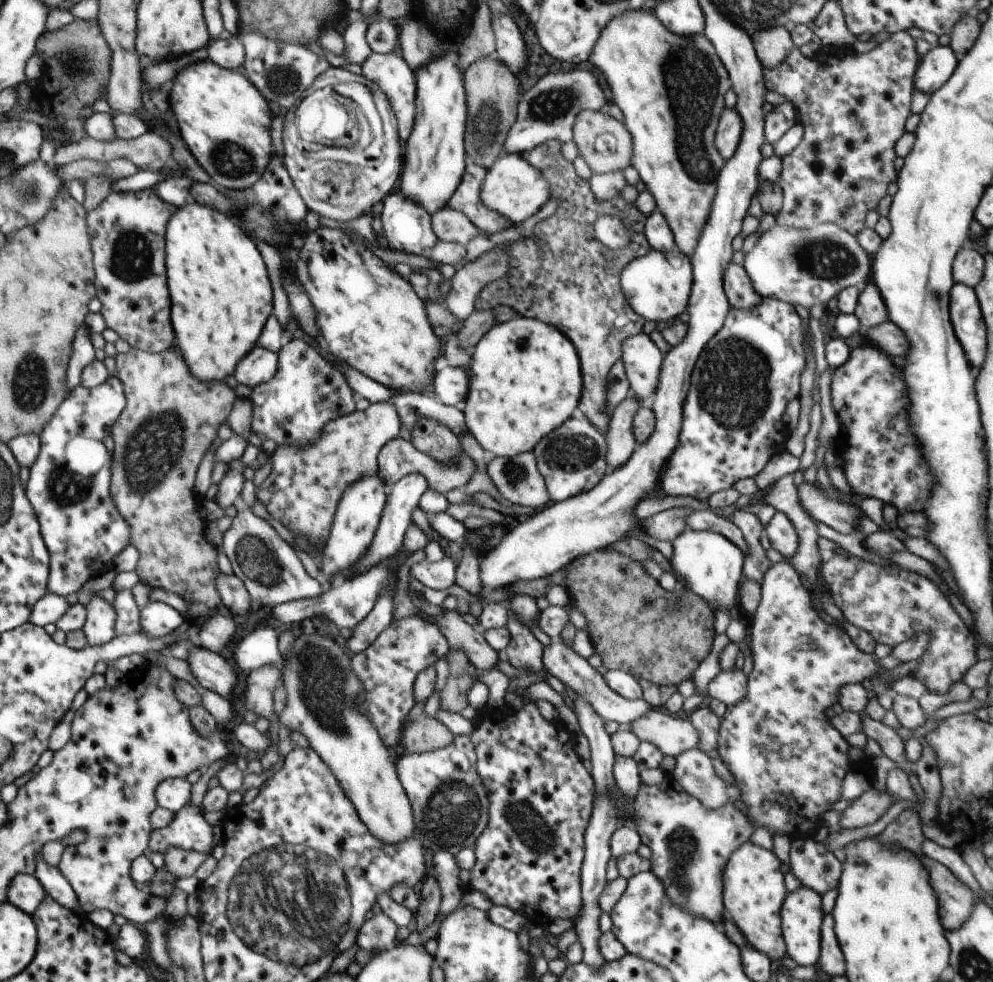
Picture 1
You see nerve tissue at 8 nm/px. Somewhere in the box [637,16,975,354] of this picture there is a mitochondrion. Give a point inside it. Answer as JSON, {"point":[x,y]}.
{"point":[690,78]}

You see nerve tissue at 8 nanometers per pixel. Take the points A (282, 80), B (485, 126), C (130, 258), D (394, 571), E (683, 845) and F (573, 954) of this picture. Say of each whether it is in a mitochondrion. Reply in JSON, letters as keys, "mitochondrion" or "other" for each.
{"A":"mitochondrion","B":"mitochondrion","C":"mitochondrion","D":"other","E":"mitochondrion","F":"other"}

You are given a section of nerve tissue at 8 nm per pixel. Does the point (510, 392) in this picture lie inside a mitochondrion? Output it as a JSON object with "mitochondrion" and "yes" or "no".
{"mitochondrion":"no"}

